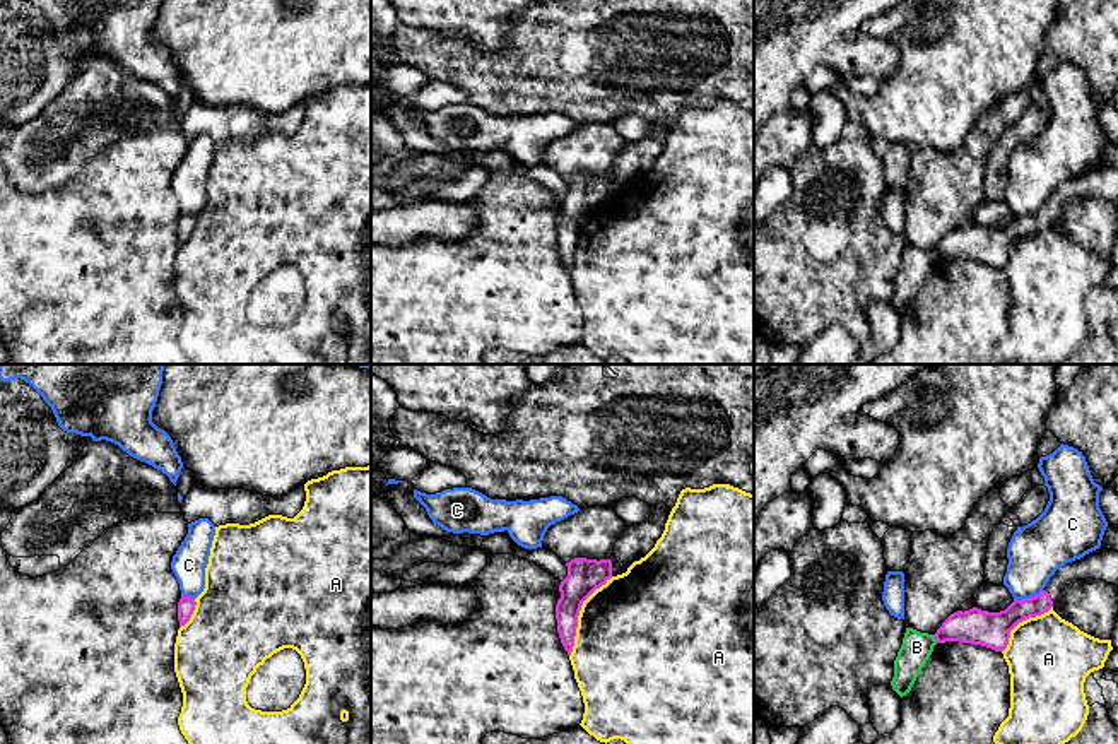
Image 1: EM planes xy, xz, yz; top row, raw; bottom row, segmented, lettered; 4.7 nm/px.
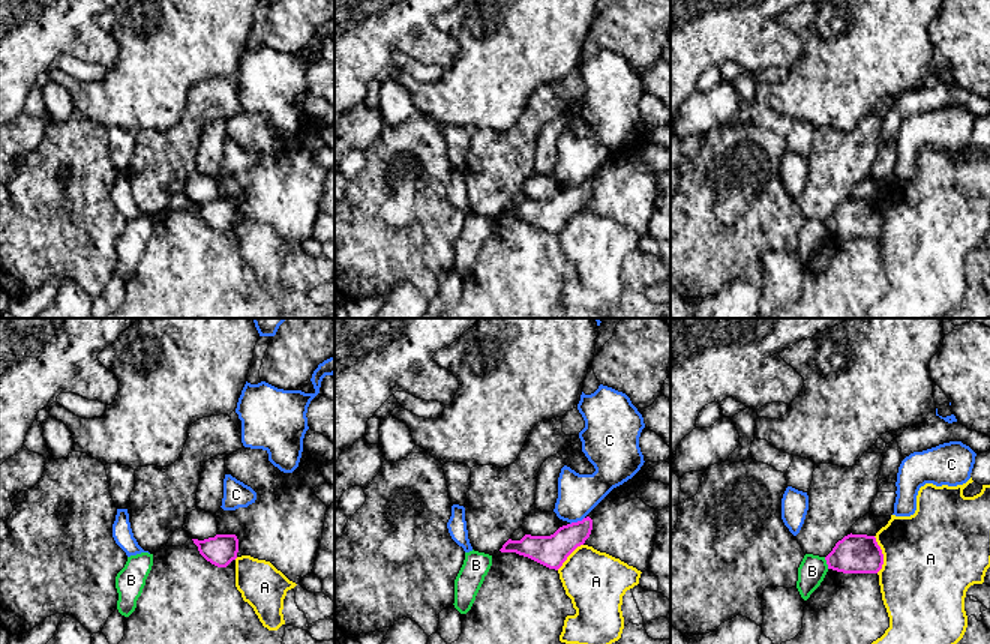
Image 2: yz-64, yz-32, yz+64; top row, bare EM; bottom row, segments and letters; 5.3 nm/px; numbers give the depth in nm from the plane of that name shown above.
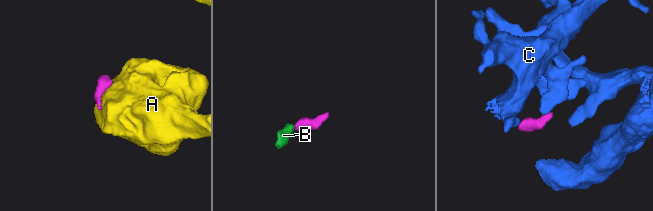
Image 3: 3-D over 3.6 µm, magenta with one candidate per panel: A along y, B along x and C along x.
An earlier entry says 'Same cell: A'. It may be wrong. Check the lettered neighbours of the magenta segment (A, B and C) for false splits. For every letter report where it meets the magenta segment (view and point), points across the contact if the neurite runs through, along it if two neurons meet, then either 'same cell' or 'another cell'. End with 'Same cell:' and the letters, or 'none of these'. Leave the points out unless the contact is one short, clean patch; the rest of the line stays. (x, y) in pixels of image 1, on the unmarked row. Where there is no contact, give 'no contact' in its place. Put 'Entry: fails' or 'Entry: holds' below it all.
A: meets magenta in xz at (578, 231); another cell
B: meets magenta in yz at (935, 255); border along yz (932, 252), (937, 259); another cell
C: meets magenta in yz at (1028, 216); border along yz (1043, 207), (1014, 218); another cell
Same cell: none of these
Entry: fails

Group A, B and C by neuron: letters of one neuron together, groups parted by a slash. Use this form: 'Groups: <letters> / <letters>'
Groups: A / B / C

